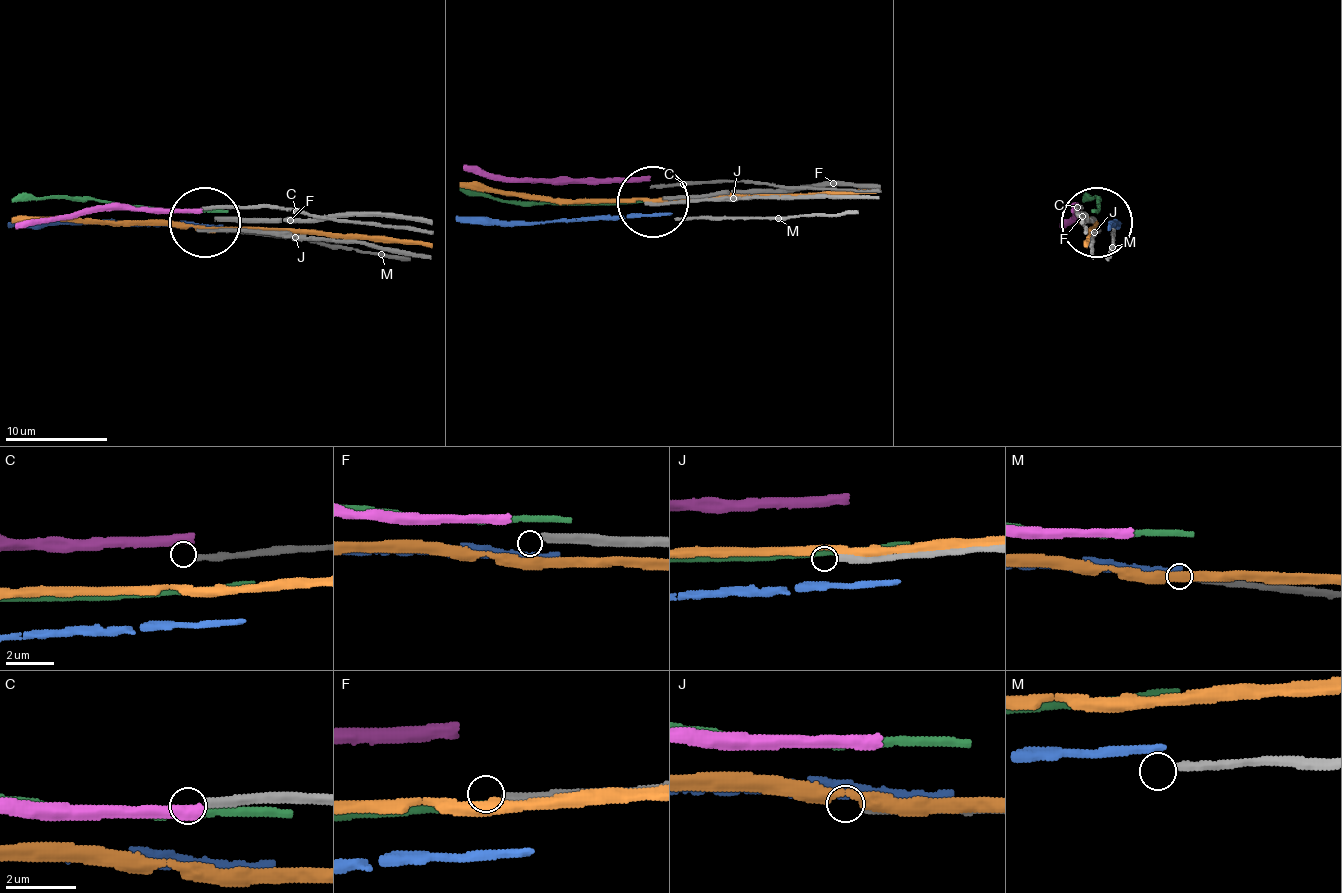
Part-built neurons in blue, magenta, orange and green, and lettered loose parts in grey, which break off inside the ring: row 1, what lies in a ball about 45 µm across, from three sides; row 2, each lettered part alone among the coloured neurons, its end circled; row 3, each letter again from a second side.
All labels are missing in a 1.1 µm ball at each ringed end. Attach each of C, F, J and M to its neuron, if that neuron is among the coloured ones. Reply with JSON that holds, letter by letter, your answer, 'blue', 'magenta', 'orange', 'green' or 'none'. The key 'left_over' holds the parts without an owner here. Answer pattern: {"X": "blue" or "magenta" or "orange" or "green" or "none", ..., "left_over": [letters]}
{"C": "none", "F": "none", "J": "none", "M": "none", "left_over": ["C", "F", "J", "M"]}

